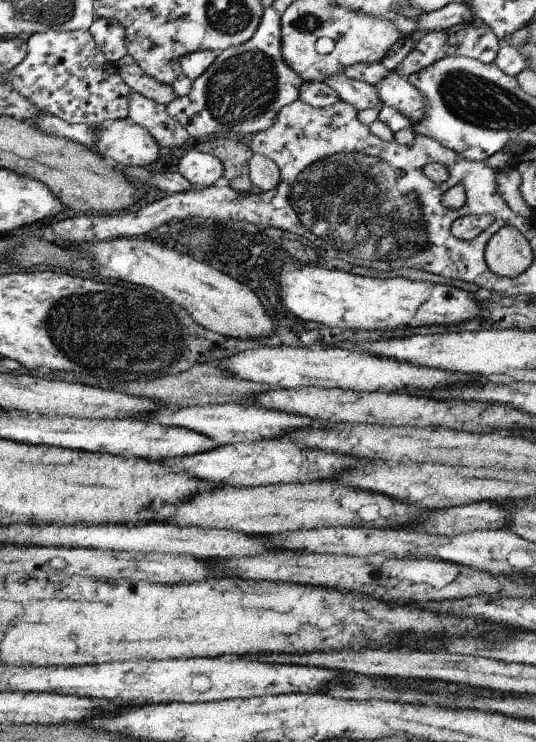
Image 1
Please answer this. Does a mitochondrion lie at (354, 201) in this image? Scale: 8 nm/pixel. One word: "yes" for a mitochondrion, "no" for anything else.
yes

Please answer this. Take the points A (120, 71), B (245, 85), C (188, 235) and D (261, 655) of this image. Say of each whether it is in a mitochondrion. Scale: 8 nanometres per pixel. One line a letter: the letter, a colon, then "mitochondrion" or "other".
A: other
B: mitochondrion
C: mitochondrion
D: other

